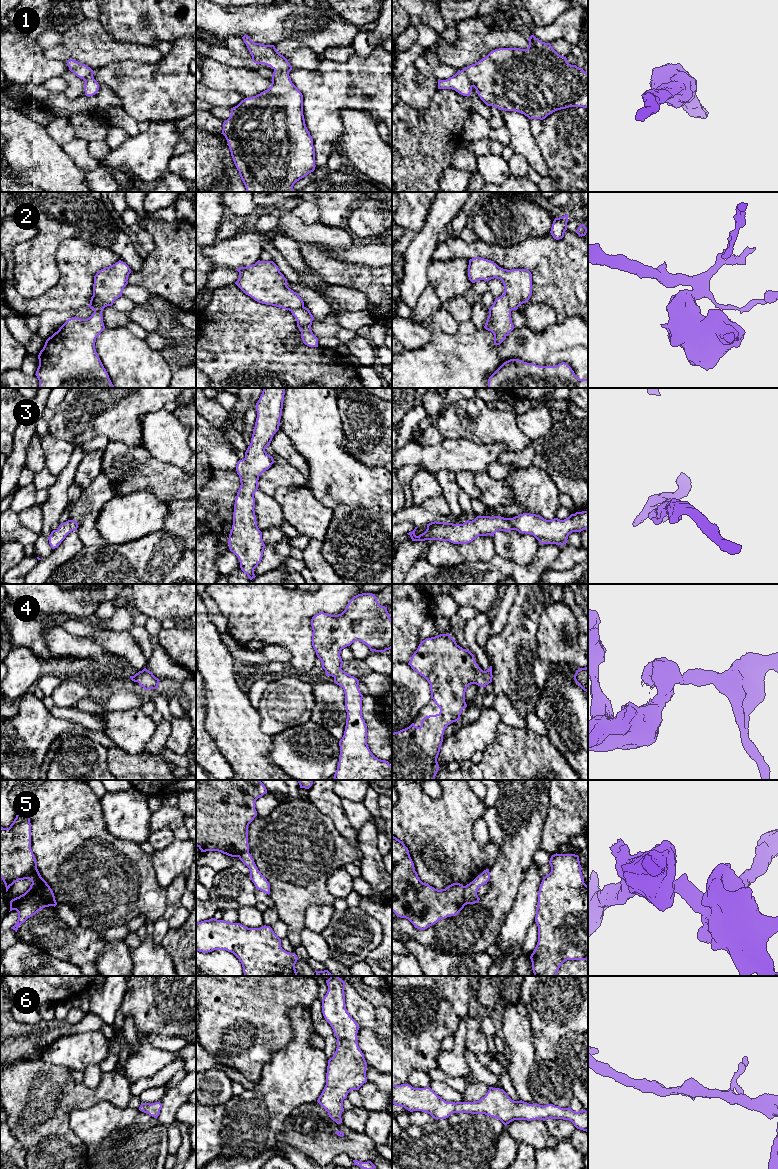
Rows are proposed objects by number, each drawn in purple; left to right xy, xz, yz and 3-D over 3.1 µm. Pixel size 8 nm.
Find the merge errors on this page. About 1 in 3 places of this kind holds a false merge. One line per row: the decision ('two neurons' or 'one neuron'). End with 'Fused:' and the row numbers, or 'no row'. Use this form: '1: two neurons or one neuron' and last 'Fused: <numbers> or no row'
1: one neuron
2: two neurons
3: one neuron
4: one neuron
5: two neurons
6: one neuron
Fused: 2, 5

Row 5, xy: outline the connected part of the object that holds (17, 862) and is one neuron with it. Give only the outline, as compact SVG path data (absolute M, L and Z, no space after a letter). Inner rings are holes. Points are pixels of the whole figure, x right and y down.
M26 810L16 815L9 828L0 826L0 877L5 884L6 892L19 880L29 879L32 882L30 888L24 894L10 901L10 911L16 910L18 912L17 923L11 927L16 932L18 927L28 918L45 907L53 906L53 902L48 896L50 886L41 877L37 869L36 858L31 849L30 815Z

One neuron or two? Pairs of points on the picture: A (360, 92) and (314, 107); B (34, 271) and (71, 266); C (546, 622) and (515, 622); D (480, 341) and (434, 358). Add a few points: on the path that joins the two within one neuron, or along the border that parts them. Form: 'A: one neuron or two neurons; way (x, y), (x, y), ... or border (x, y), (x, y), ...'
A: one neuron; way (349, 92), (329, 92), (325, 96)
B: two neurons; border (57, 267), (59, 279), (48, 290)
C: two neurons; border (538, 622), (536, 645)
D: one neuron; way (469, 352), (456, 353), (451, 358), (445, 358)

